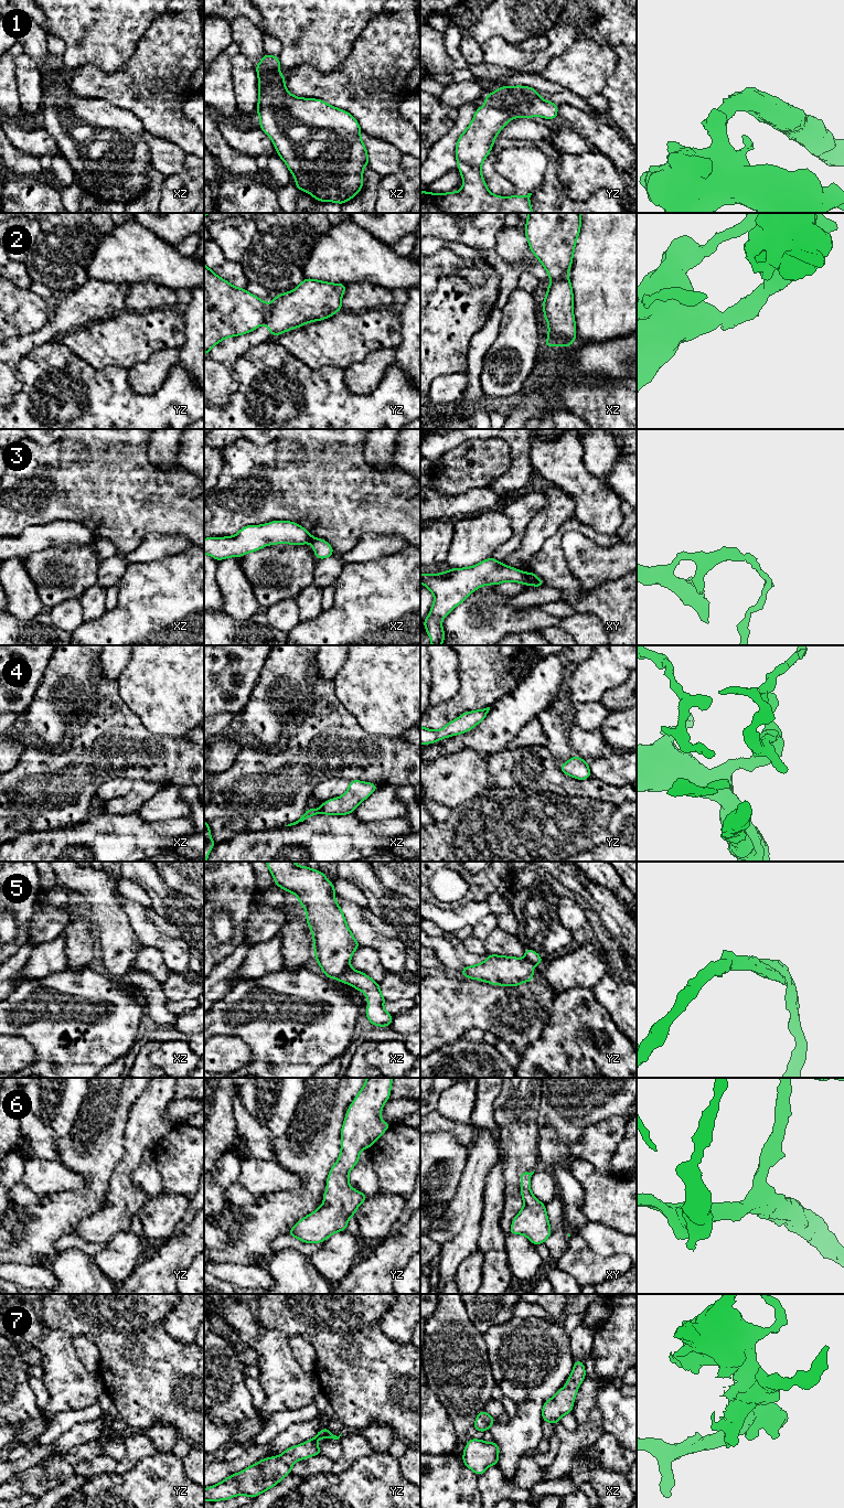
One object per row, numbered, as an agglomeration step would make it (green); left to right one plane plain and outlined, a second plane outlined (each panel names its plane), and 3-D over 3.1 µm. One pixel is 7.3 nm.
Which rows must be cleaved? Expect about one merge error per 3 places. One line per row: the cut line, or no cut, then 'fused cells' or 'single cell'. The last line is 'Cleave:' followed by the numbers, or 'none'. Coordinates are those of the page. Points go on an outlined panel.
1: xz (256, 65), (260, 73), (278, 70) | fused cells
2: no cut | single cell
3: xy (526, 574), (531, 584) | fused cells
4: no cut | single cell
5: xz (351, 969), (338, 979) | fused cells
6: no cut | single cell
7: no cut | single cell
Cleave: 1, 3, 5

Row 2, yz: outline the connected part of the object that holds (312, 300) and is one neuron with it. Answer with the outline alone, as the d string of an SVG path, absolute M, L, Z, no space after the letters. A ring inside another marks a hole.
M204 264L204 354L209 354L222 340L246 334L261 323L268 325L269 333L275 336L312 321L331 318L342 310L341 299L345 288L345 284L305 278L296 289L276 296L269 304L244 288L234 287Z

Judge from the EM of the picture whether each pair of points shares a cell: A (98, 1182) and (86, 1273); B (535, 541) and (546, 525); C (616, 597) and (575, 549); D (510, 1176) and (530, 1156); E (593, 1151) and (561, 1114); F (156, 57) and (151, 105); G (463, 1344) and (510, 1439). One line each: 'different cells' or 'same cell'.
A: different cells
B: same cell
C: different cells
D: same cell
E: different cells
F: same cell
G: different cells

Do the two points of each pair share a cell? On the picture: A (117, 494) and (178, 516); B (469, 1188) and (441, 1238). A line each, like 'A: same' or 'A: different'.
A: same
B: different

